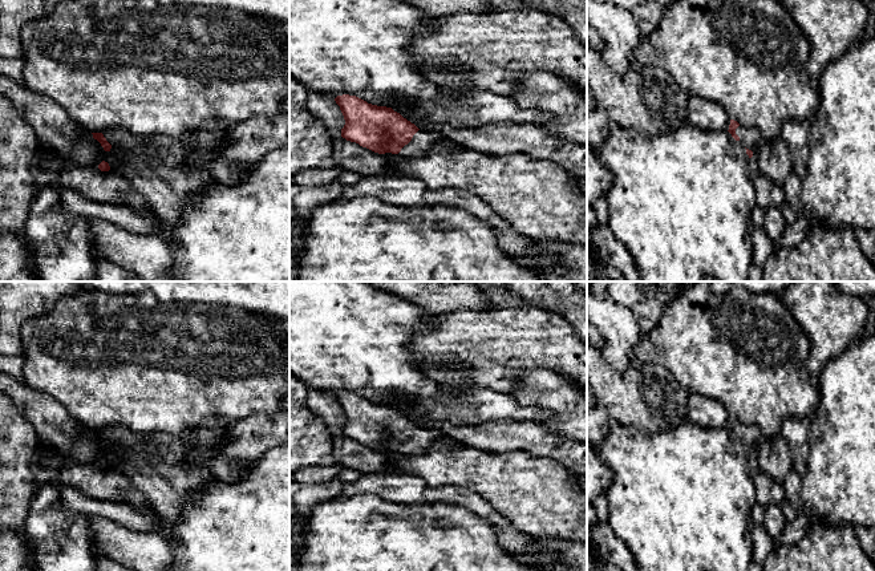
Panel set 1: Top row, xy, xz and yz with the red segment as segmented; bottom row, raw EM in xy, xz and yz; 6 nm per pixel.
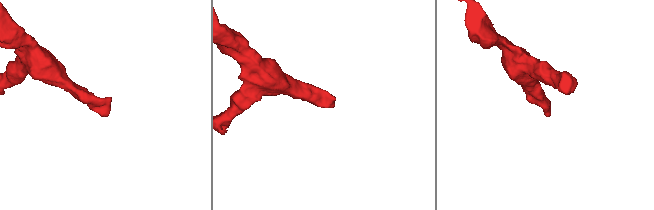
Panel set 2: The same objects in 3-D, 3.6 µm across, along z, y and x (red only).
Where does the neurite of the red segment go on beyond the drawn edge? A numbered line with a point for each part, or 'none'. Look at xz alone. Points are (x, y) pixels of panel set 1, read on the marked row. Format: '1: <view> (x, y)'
1: xz (422, 141)

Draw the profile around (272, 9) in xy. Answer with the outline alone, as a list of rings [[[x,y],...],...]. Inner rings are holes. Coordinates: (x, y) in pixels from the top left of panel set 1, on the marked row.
[[[157,0],[163,5],[202,5],[238,9],[268,20],[289,23],[289,0]]]

